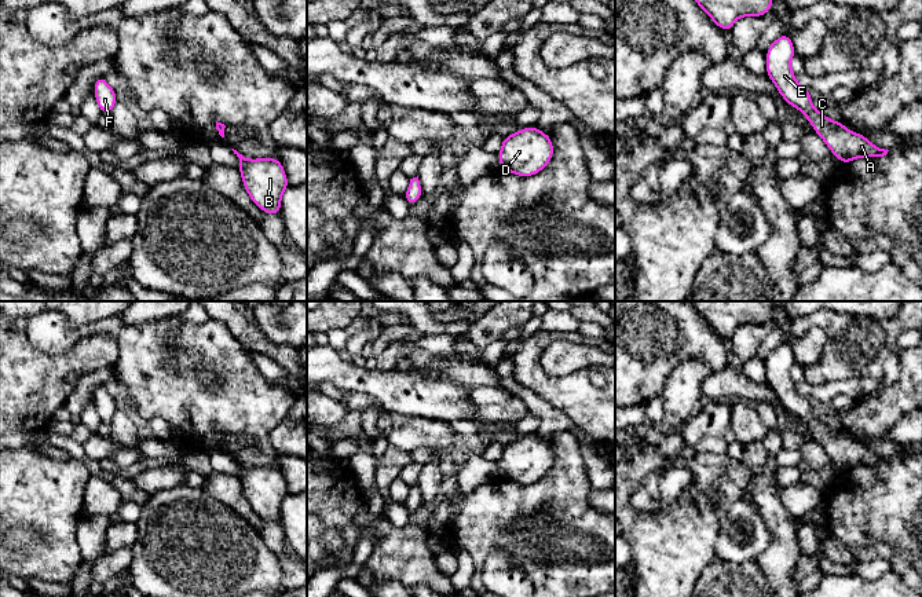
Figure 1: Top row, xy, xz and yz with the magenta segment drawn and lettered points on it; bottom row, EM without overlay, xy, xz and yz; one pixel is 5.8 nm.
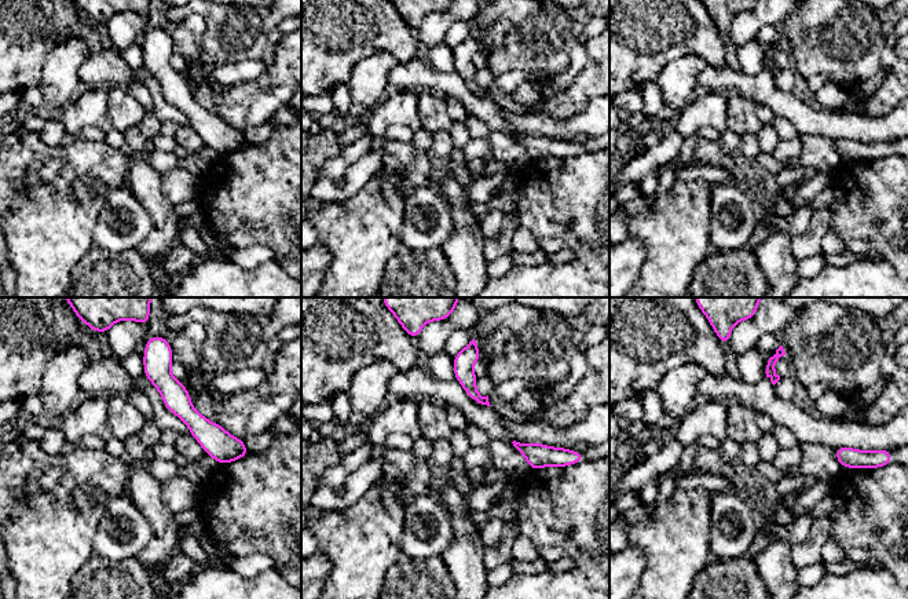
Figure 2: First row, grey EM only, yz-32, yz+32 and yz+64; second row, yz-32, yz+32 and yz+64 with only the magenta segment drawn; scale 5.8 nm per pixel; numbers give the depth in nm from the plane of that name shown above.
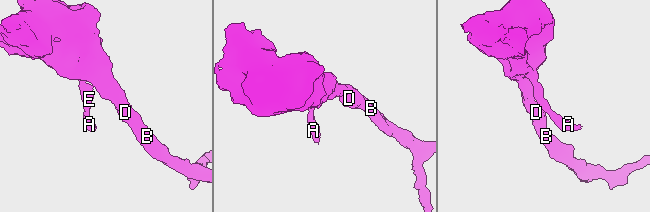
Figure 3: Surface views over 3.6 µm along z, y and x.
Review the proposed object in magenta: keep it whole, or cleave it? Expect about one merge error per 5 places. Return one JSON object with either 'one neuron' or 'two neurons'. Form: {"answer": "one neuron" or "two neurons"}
{"answer": "one neuron"}

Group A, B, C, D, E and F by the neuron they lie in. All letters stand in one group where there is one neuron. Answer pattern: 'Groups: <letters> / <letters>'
Groups: A B C D E F

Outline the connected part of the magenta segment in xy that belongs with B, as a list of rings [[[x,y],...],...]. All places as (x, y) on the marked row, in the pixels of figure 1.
[[[231,149],[239,158],[239,173],[244,187],[255,205],[261,212],[278,215],[281,212],[281,198],[289,182],[285,169],[277,158],[248,160],[237,150]]]

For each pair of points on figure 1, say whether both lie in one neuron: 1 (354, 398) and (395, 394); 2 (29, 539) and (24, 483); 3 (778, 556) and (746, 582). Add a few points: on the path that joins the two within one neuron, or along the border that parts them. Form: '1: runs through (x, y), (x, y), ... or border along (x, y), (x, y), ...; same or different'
1: border along (347, 391), (368, 394), (383, 410); different
2: border along (43, 537), (37, 544), (14, 549); different
3: border along (760, 570), (769, 582); different

